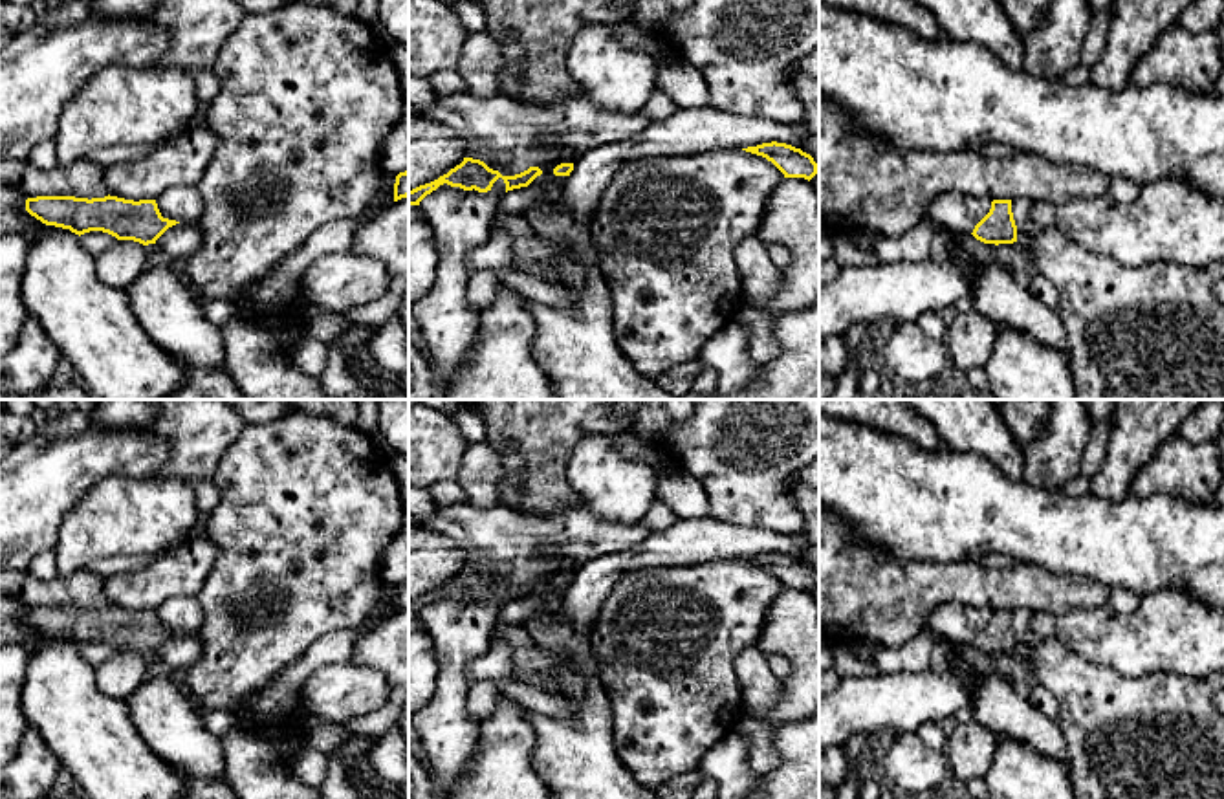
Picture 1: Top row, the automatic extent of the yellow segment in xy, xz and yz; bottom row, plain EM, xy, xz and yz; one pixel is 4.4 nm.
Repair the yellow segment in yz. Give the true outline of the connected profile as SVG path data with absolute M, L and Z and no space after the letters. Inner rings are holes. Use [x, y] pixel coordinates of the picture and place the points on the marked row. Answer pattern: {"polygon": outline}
{"polygon": "M993 200L989 213L975 225L971 235L984 244L995 246L1017 242L1011 200Z"}

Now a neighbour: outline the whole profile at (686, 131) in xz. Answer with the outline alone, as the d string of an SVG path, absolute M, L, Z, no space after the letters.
M678 108L628 139L585 150L564 183L564 211L577 220L594 214L616 172L628 161L669 158L698 150L748 148L786 143L819 154L819 134L766 119L726 114L716 108Z

